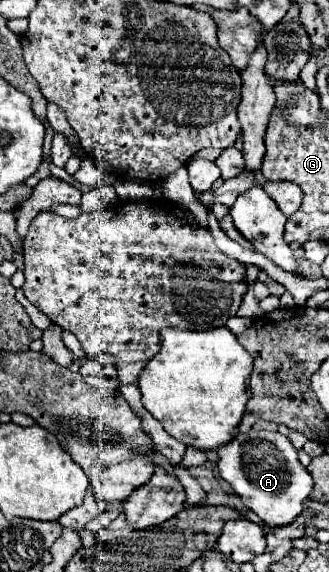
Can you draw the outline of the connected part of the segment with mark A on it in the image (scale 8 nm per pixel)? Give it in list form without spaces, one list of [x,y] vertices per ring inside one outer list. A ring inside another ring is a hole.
[[[251,430],[249,434],[235,434],[229,444],[219,446],[215,452],[219,456],[217,468],[221,478],[235,490],[245,508],[261,518],[265,532],[291,524],[303,512],[303,502],[313,490],[313,480],[287,436]]]

